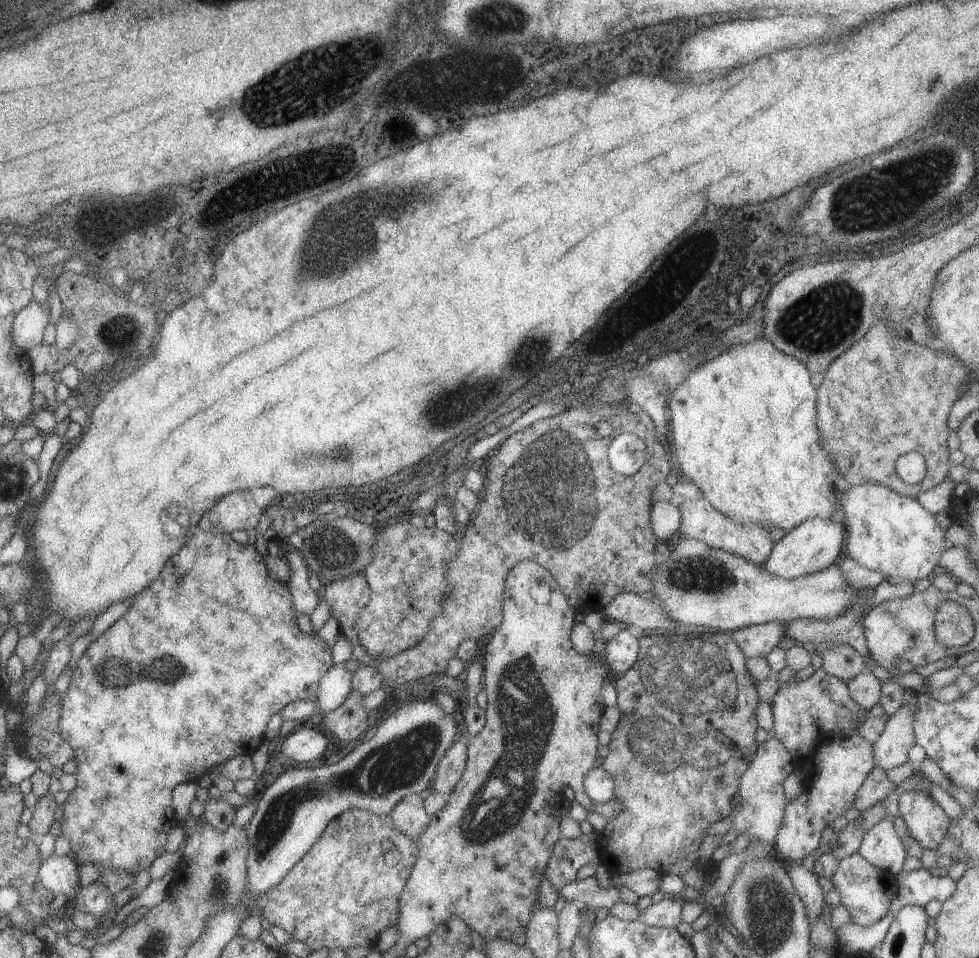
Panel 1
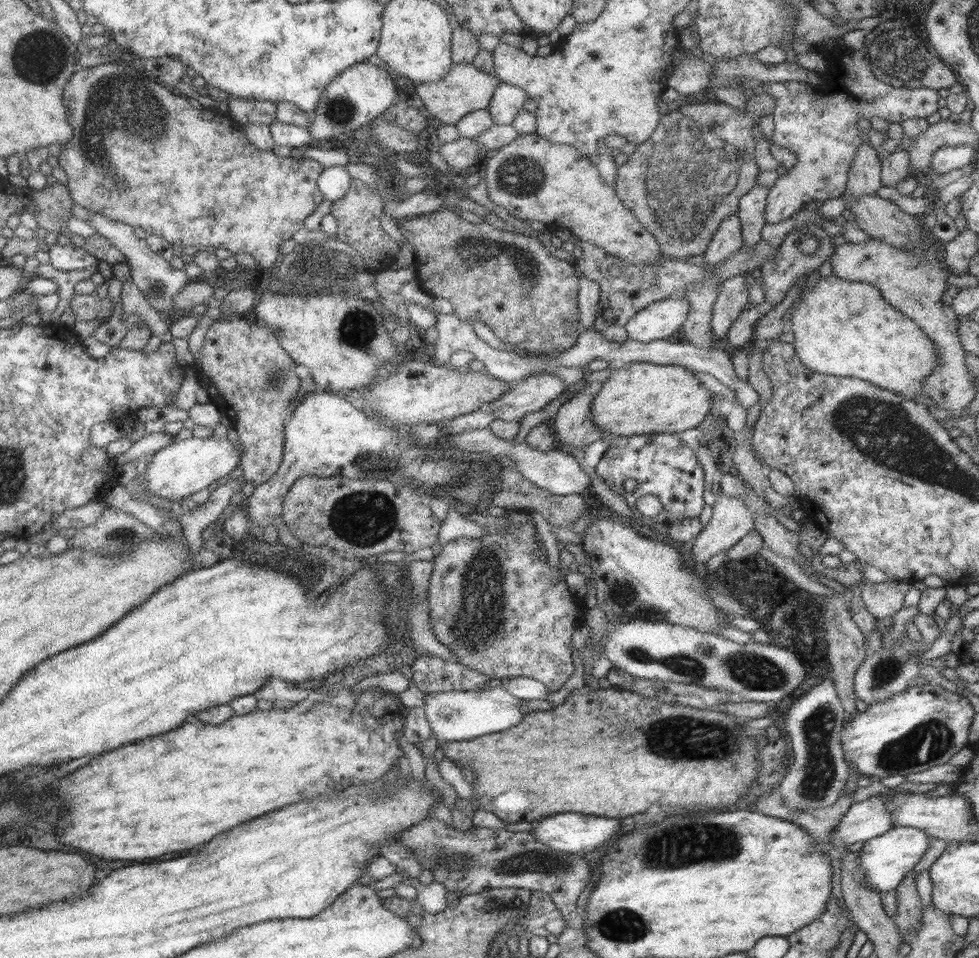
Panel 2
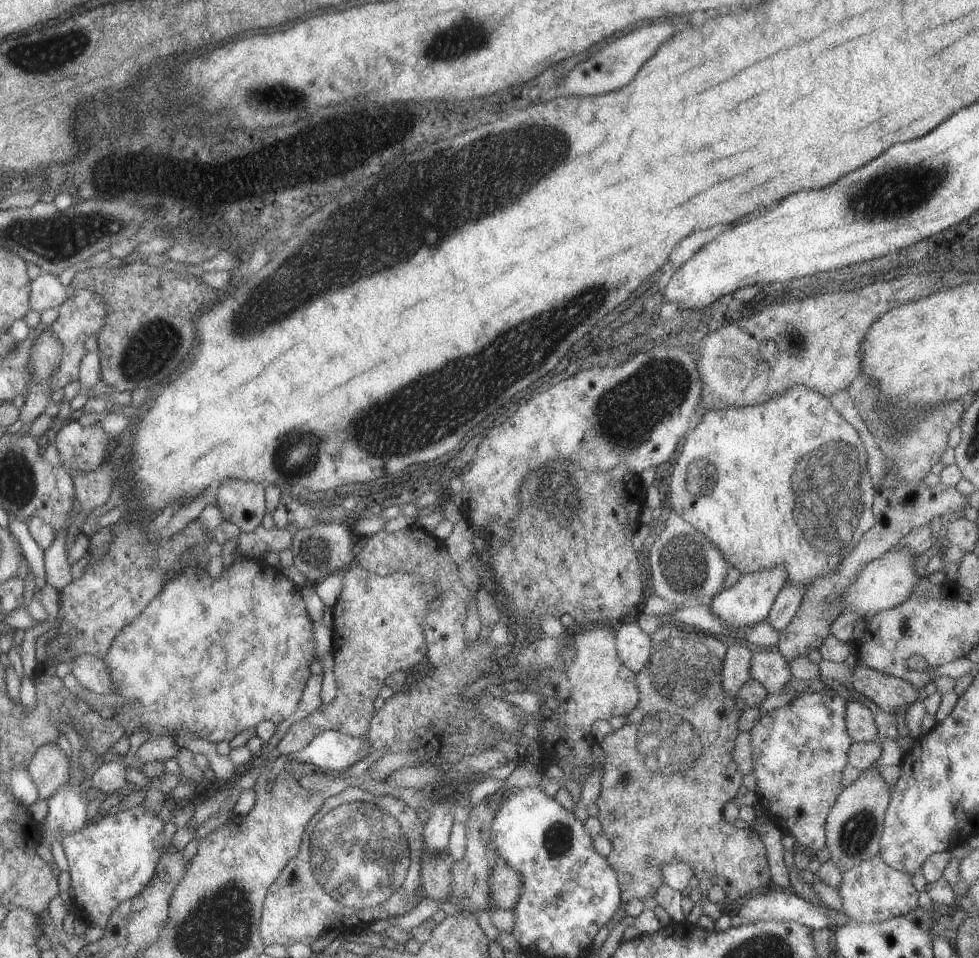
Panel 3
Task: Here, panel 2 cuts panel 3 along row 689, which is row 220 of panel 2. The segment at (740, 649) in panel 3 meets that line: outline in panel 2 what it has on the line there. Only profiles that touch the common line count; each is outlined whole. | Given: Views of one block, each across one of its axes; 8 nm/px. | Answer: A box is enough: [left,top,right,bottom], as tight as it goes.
[702,213,742,272]

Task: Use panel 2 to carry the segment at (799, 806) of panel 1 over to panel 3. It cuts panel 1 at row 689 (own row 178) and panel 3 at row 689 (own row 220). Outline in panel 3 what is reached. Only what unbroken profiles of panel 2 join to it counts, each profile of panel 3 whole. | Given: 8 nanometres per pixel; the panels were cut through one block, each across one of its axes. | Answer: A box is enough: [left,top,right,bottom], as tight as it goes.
[750,649,791,694]

